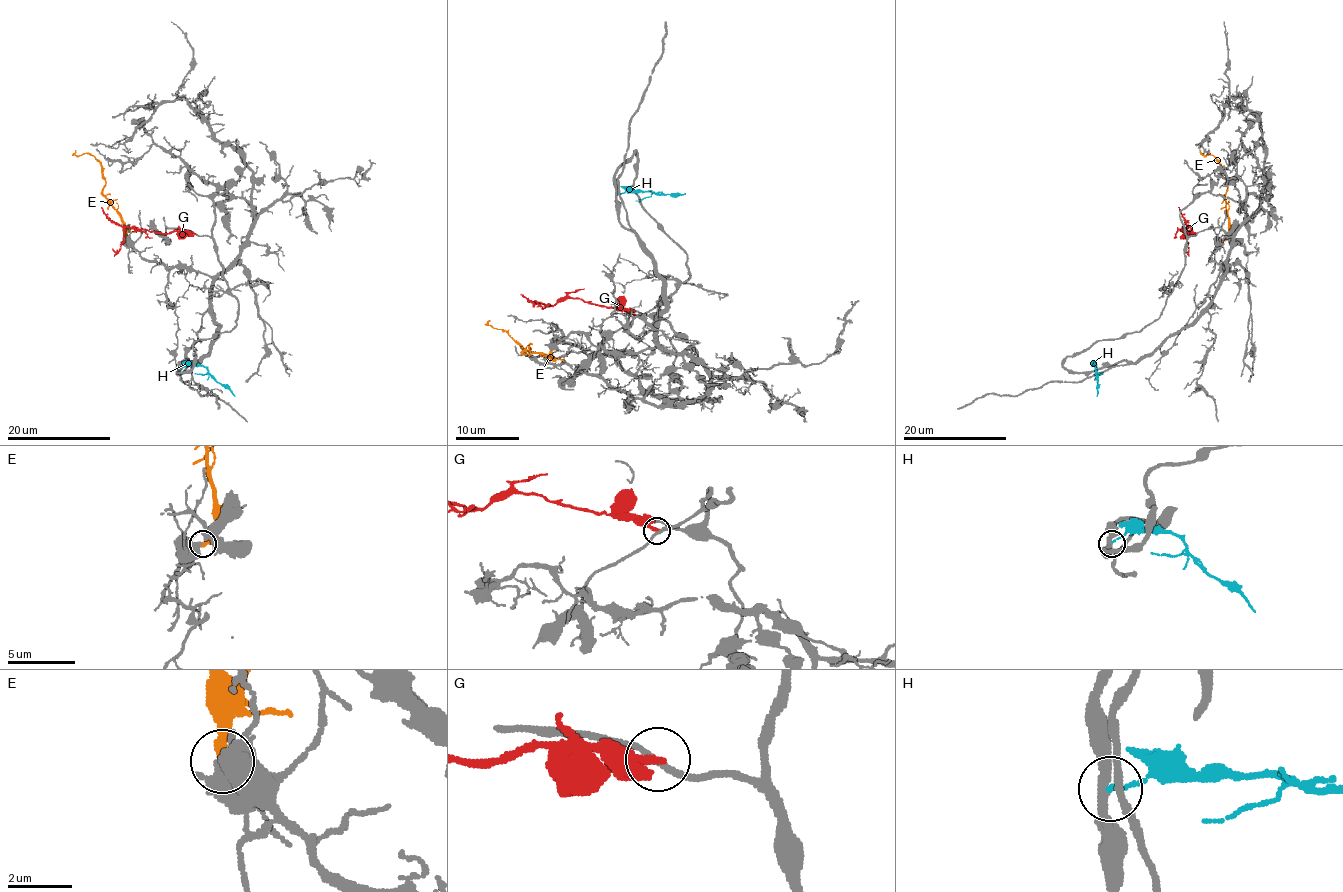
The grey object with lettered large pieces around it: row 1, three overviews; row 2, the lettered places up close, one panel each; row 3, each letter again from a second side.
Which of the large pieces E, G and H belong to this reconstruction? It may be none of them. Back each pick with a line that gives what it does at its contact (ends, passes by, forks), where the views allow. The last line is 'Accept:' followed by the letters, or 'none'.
E: it ends there
Accept: E

